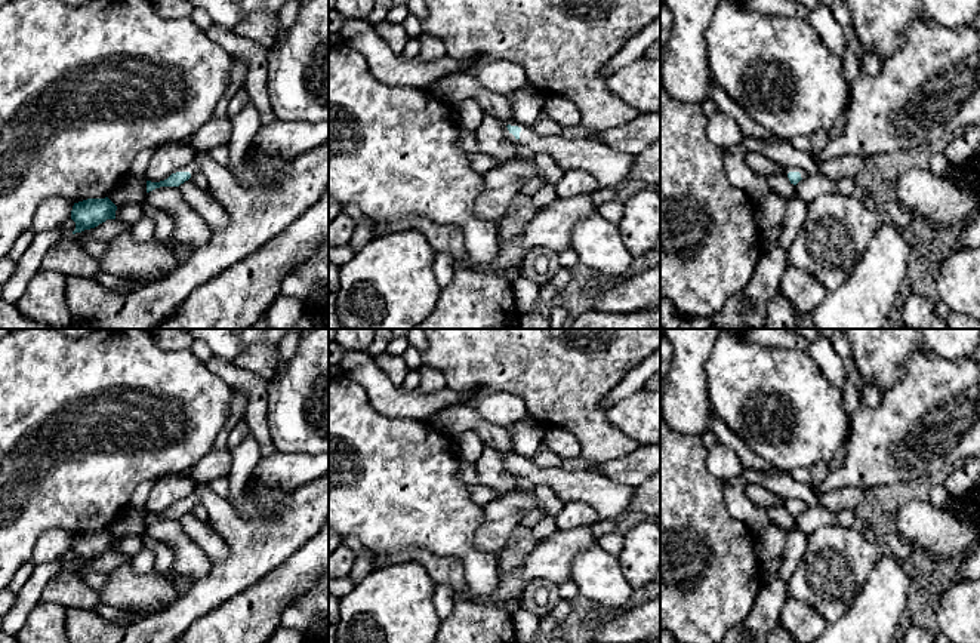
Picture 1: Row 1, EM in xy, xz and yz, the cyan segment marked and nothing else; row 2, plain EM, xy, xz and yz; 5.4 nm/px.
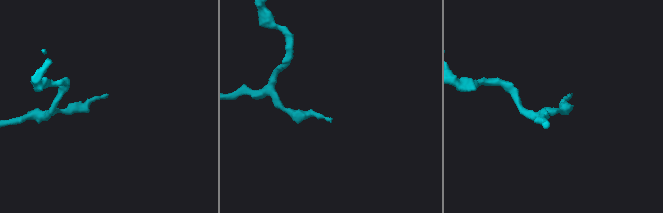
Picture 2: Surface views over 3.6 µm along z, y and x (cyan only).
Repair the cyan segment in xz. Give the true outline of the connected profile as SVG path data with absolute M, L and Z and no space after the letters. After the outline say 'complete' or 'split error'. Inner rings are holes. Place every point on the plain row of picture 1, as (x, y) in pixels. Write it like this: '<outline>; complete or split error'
M511 453L505 465L512 474L531 480L534 486L548 486L564 504L583 501L592 505L601 520L628 513L637 490L637 487L620 484L589 470L542 468L534 461L517 453Z; split error

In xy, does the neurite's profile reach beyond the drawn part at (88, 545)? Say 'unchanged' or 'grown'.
unchanged

